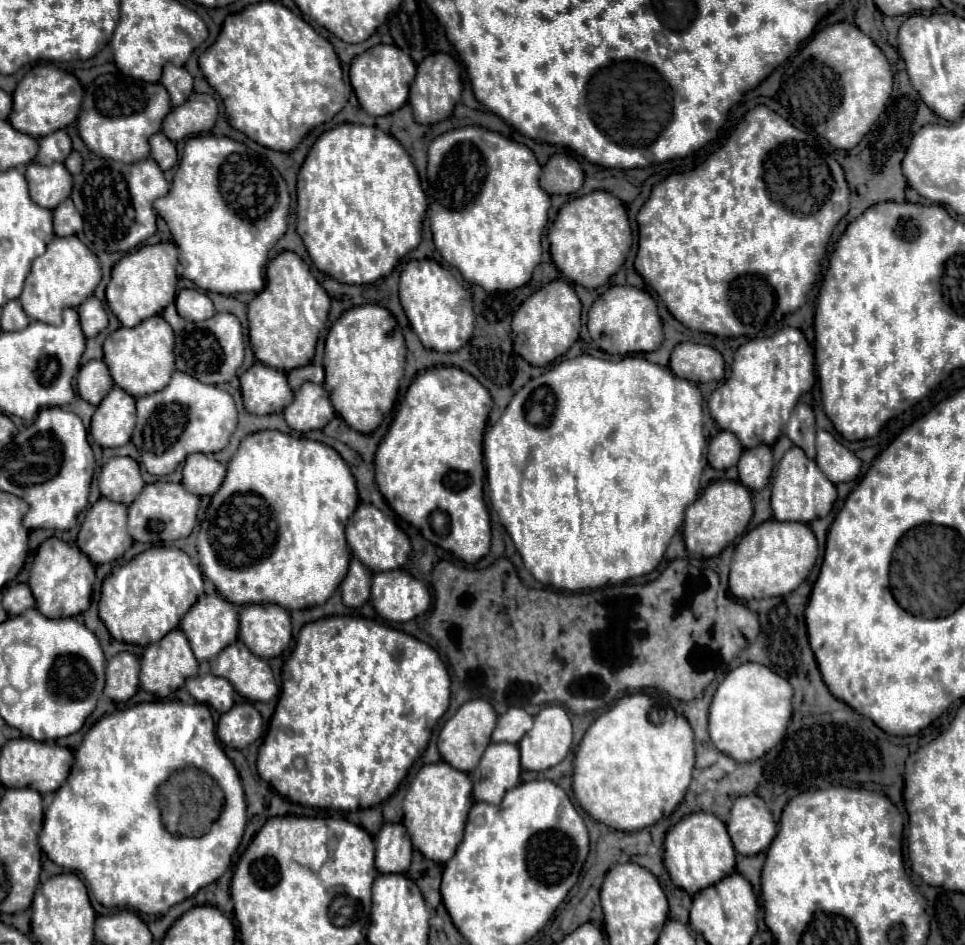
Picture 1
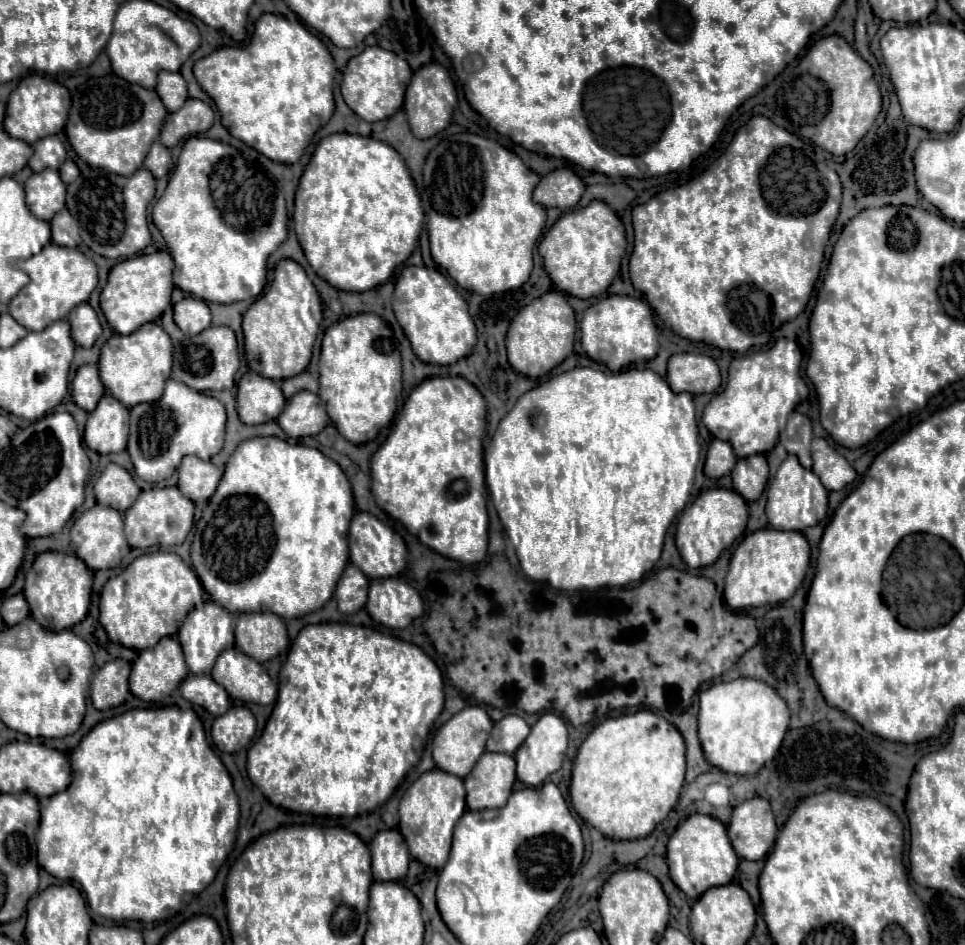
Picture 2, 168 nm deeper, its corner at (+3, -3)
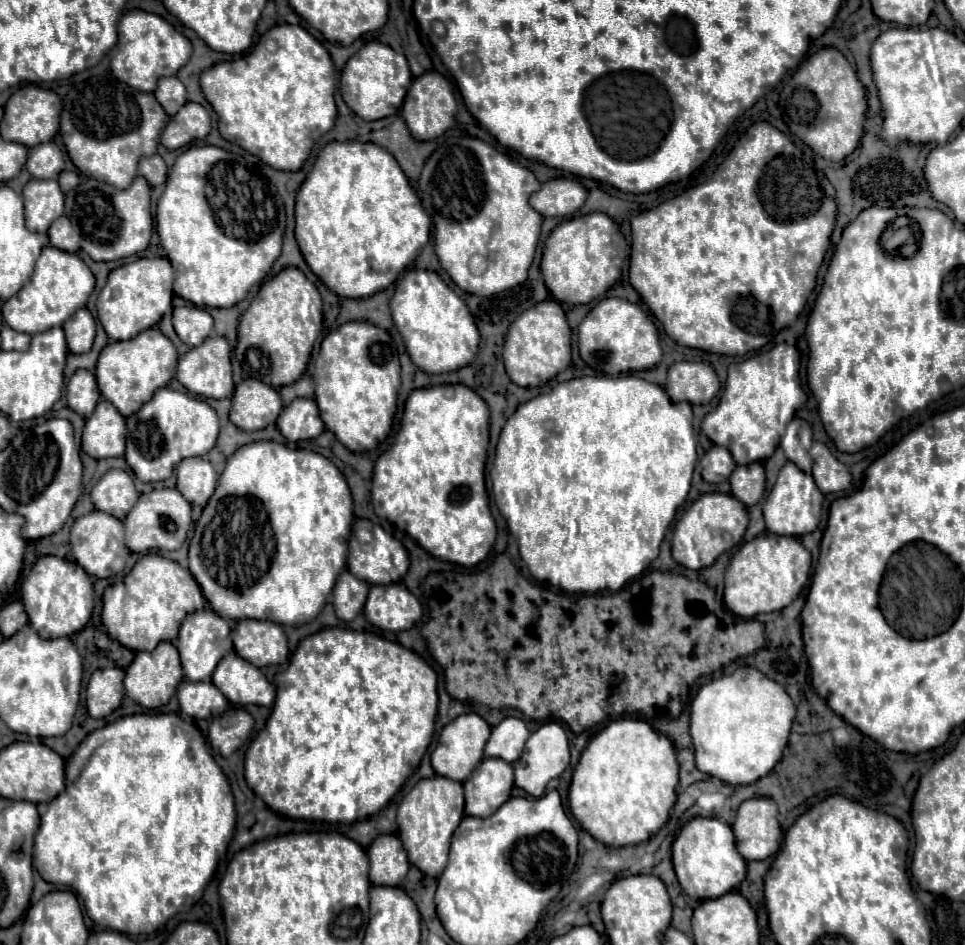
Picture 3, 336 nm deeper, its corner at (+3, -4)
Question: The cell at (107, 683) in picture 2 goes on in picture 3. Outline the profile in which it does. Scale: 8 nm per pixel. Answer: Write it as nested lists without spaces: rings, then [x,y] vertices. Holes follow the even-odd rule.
[[[102,668],[90,676],[86,688],[86,706],[92,718],[104,718],[114,712],[124,698],[124,670]]]

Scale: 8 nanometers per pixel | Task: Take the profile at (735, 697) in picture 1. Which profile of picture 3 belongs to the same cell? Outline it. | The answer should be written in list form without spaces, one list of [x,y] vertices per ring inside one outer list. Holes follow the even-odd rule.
[[[738,668],[730,676],[704,684],[690,706],[690,734],[698,770],[732,786],[752,784],[782,758],[796,708],[774,680],[756,668]]]

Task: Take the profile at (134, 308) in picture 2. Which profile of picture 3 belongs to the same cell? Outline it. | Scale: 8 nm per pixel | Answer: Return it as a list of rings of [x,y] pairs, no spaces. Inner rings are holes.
[[[138,258],[114,268],[96,302],[98,320],[106,334],[112,340],[130,340],[138,332],[156,326],[164,312],[172,308],[172,282],[174,268],[166,258]]]

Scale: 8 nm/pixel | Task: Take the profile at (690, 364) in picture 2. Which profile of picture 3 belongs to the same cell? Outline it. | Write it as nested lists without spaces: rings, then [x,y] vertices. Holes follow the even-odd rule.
[[[676,362],[668,370],[666,392],[672,402],[706,404],[720,390],[714,368],[706,362]]]

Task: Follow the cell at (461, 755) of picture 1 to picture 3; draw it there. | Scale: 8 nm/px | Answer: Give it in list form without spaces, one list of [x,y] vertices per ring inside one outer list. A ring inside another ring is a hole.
[[[470,712],[470,714],[462,714],[458,718],[454,718],[450,724],[444,726],[444,730],[440,732],[440,738],[438,738],[438,746],[434,748],[432,752],[432,768],[436,770],[438,776],[446,776],[446,778],[454,778],[456,782],[464,782],[474,766],[484,758],[484,744],[486,744],[486,738],[490,736],[490,726],[488,722],[478,716],[476,712]]]

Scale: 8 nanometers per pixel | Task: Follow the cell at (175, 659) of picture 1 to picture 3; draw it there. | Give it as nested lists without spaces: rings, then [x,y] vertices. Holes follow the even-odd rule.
[[[160,642],[152,652],[136,652],[134,662],[126,668],[126,694],[136,700],[144,708],[160,708],[168,704],[172,694],[176,692],[178,682],[184,678],[182,674],[182,664],[180,664],[180,654],[172,642]]]

